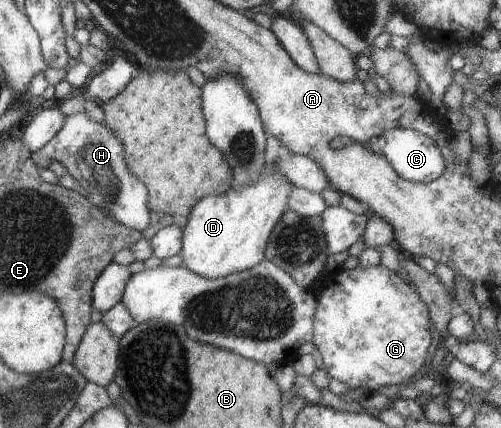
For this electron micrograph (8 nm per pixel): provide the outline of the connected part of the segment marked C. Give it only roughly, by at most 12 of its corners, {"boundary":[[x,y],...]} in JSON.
{"boundary":[[403,128],[373,138],[403,179],[428,184],[445,160],[429,136]]}

